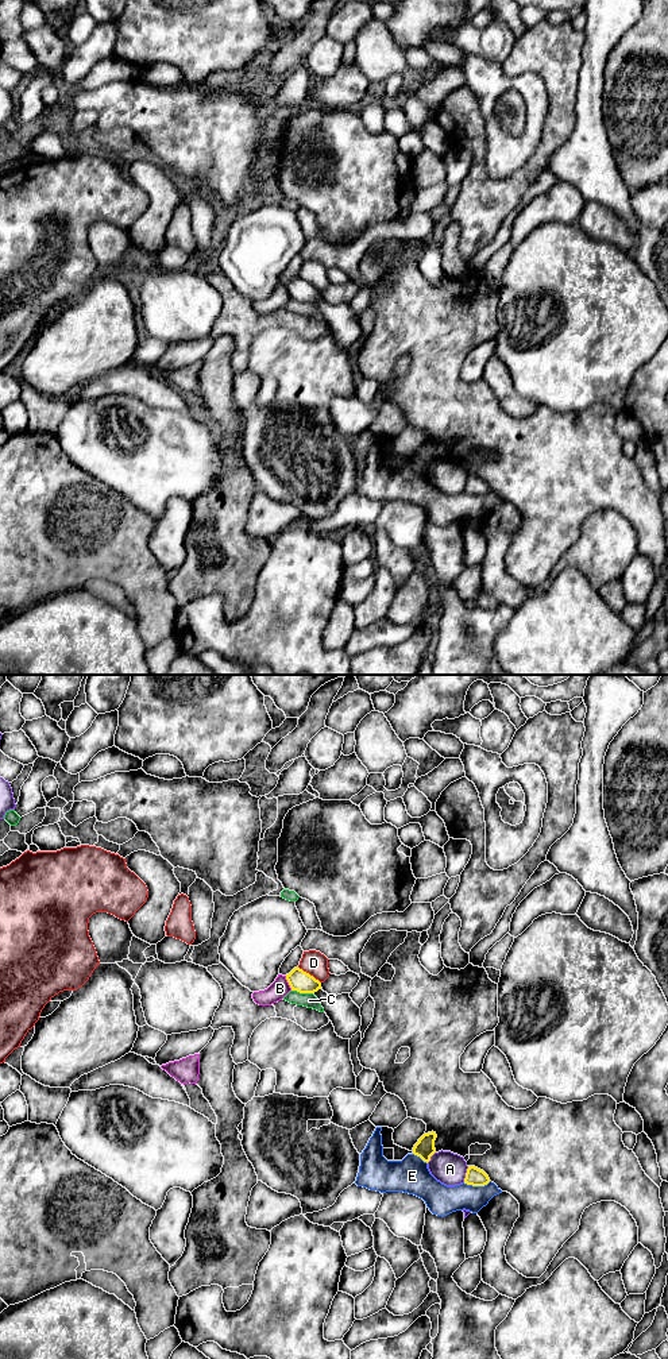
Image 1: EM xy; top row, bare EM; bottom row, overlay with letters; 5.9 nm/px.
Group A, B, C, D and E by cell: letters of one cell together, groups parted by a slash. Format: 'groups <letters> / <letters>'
groups A / B / C / D / E

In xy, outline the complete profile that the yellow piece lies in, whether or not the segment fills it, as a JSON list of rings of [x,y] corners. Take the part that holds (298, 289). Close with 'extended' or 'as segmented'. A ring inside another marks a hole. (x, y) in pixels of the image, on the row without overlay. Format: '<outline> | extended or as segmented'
[[[294,277],[289,283],[286,283],[286,289],[291,300],[300,302],[314,302],[321,298],[321,292],[300,277]]] | as segmented

